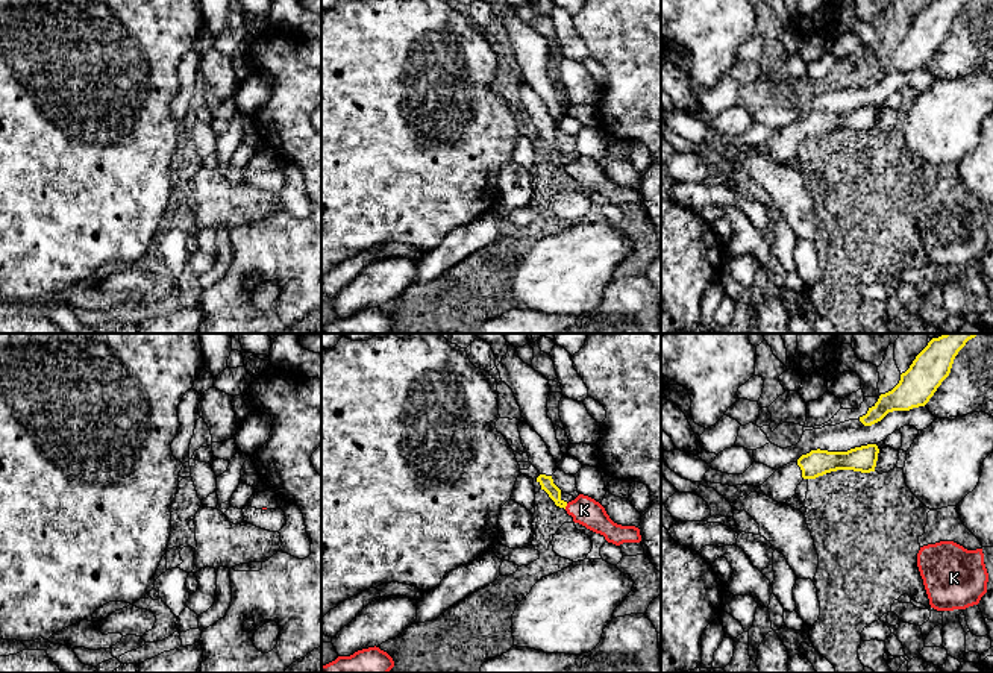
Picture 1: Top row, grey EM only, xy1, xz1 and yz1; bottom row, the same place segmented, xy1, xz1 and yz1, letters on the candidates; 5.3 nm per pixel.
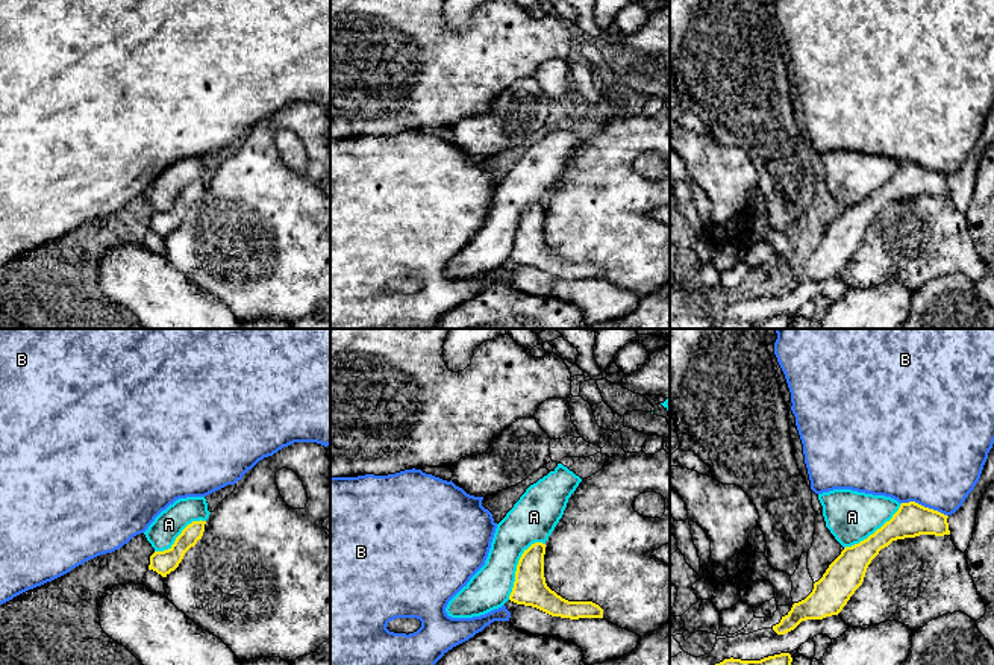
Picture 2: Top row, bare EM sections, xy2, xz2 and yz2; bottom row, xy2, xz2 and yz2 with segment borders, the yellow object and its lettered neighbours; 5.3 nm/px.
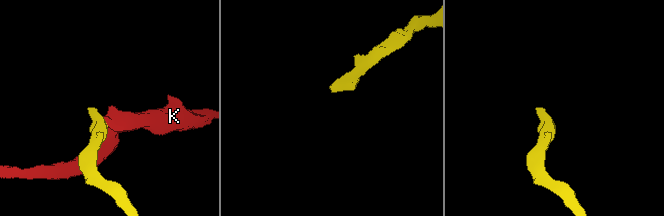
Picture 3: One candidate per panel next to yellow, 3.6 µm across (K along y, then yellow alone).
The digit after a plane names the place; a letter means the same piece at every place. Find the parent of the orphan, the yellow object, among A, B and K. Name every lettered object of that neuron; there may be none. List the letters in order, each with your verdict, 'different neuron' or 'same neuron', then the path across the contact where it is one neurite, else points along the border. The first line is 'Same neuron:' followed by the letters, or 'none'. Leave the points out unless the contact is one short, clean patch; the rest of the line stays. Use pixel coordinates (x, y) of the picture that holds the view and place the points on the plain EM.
Same neuron: none
A: different neuron
B: different neuron
K: different neuron; border xz1 (567, 164), (564, 169)

